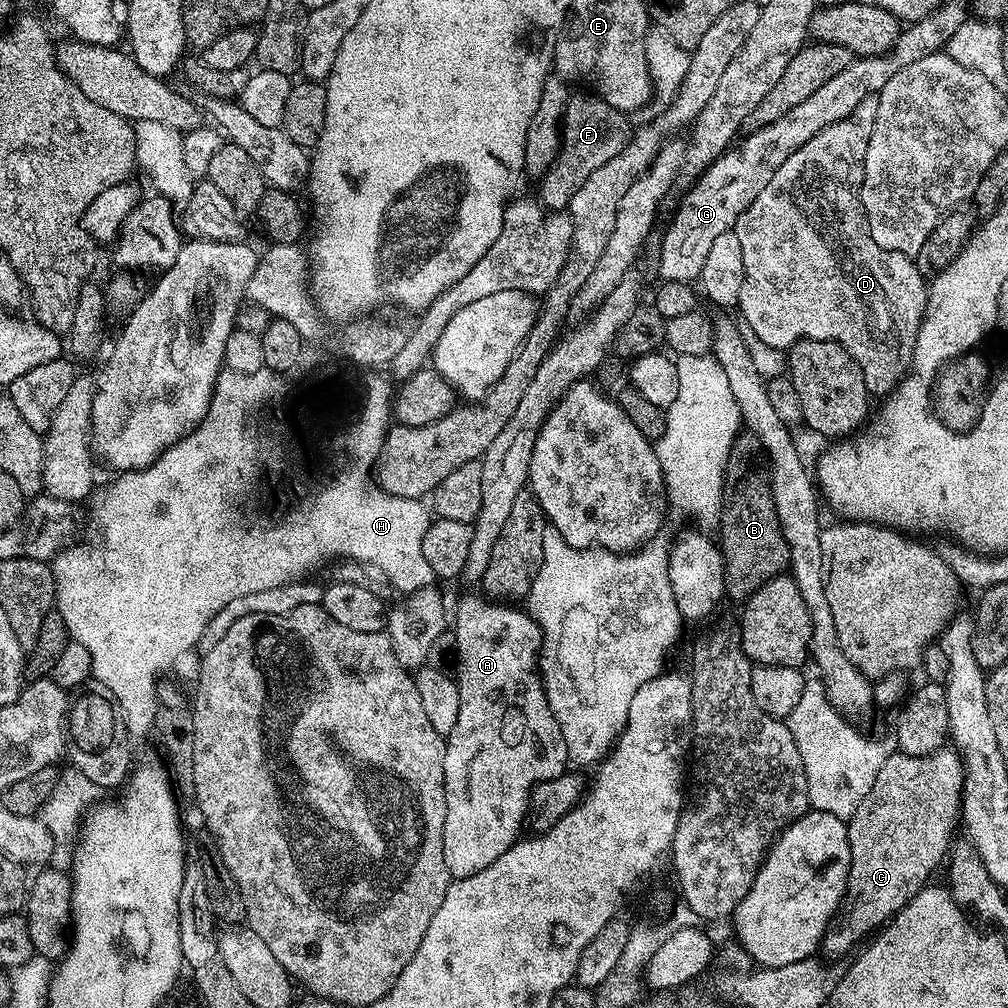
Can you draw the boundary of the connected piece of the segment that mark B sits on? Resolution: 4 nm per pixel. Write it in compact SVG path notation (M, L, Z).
M741 434L732 443L724 471L724 502L720 506L720 541L724 557L724 590L727 599L747 602L776 576L789 571L788 547L778 522L772 493L772 470L756 437Z

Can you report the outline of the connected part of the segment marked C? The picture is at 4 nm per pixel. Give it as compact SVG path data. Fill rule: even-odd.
M945 746L937 750L936 752L930 753L929 756L905 756L903 754L895 754L896 756L889 755L887 759L884 761L884 765L882 766L882 770L878 770L878 778L874 778L874 786L870 786L870 794L866 794L866 798L862 798L862 806L858 806L858 810L854 810L854 814L852 817L847 820L847 826L848 826L848 841L850 842L850 874L848 875L848 890L844 893L844 903L842 905L842 914L837 915L835 919L833 919L832 923L829 924L828 929L824 932L824 938L822 941L822 952L825 957L828 958L842 958L840 956L844 955L846 952L850 951L852 947L855 946L855 944L863 945L865 943L864 936L871 937L873 933L875 933L877 930L884 927L885 924L888 923L889 920L892 919L892 917L897 916L898 913L901 912L901 910L906 907L906 905L913 900L921 891L926 887L926 885L929 883L928 880L932 876L932 871L935 870L936 867L943 865L946 860L946 855L948 854L950 850L950 845L953 843L954 835L952 836L952 831L955 830L956 824L957 828L958 825L961 823L962 820L962 808L961 808L961 802L964 798L964 762L962 759L962 756L959 751L955 747L952 746Z

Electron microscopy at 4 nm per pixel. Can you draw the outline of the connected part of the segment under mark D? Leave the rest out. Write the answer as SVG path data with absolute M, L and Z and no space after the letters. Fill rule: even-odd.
M868 96L862 102L858 102L858 106L849 116L834 122L834 126L826 126L826 130L814 134L814 138L810 138L810 142L806 142L806 146L794 150L794 154L790 154L790 158L786 158L786 162L782 162L782 166L778 166L778 170L774 174L774 178L770 178L766 190L762 190L762 194L758 194L758 198L754 198L752 205L740 215L734 231L738 242L742 242L742 264L744 266L744 281L742 282L738 312L741 312L742 320L749 324L754 334L767 345L783 350L791 348L799 340L833 340L838 342L855 358L858 366L862 366L862 374L869 394L873 397L884 398L904 379L912 367L914 346L928 301L928 284L926 277L916 269L916 261L913 257L903 256L890 250L882 250L882 246L878 246L878 242L874 242L864 207L860 201L866 146L870 142L870 134L874 130L877 114L877 97Z

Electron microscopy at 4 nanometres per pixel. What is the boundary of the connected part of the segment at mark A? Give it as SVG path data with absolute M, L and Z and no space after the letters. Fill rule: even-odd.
M470 596L454 608L454 631L456 633L457 644L454 655L454 679L458 686L460 701L458 702L458 722L454 722L454 730L444 741L444 793L446 794L446 822L444 823L444 853L446 854L446 866L449 877L461 880L467 876L478 874L478 870L486 870L510 846L521 839L523 828L526 828L526 817L528 814L528 803L532 795L532 789L537 784L553 780L563 776L569 767L568 751L566 742L562 738L562 730L554 718L554 714L548 705L548 699L544 693L544 682L540 678L538 667L538 657L540 655L540 643L544 640L544 635L540 633L540 625L532 619L527 611L519 612L516 608L503 608L503 603L489 602L487 599L479 600L476 596Z

